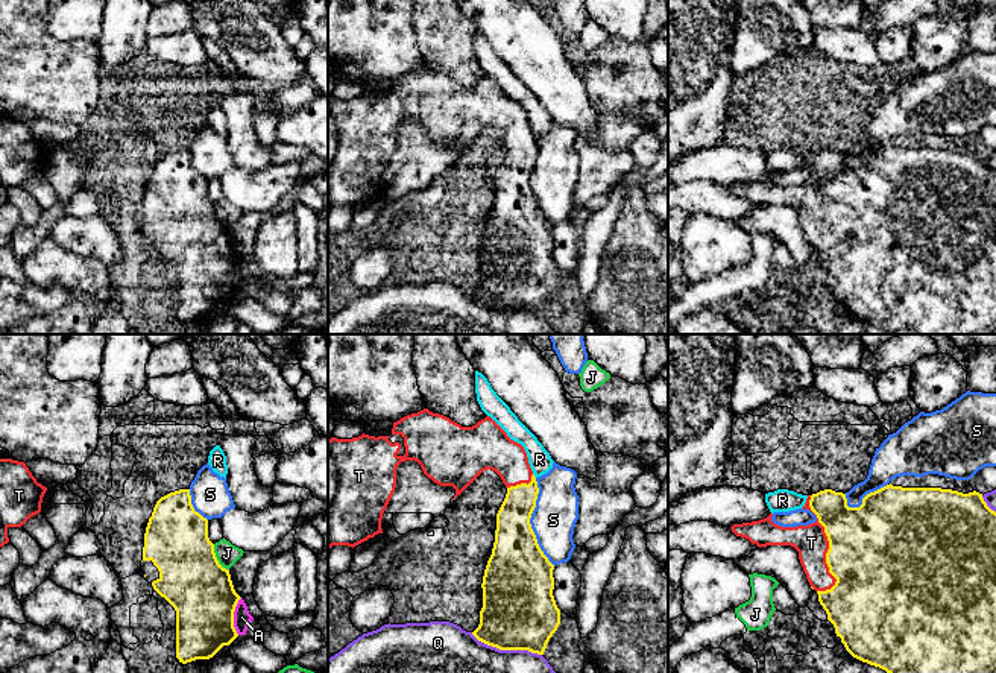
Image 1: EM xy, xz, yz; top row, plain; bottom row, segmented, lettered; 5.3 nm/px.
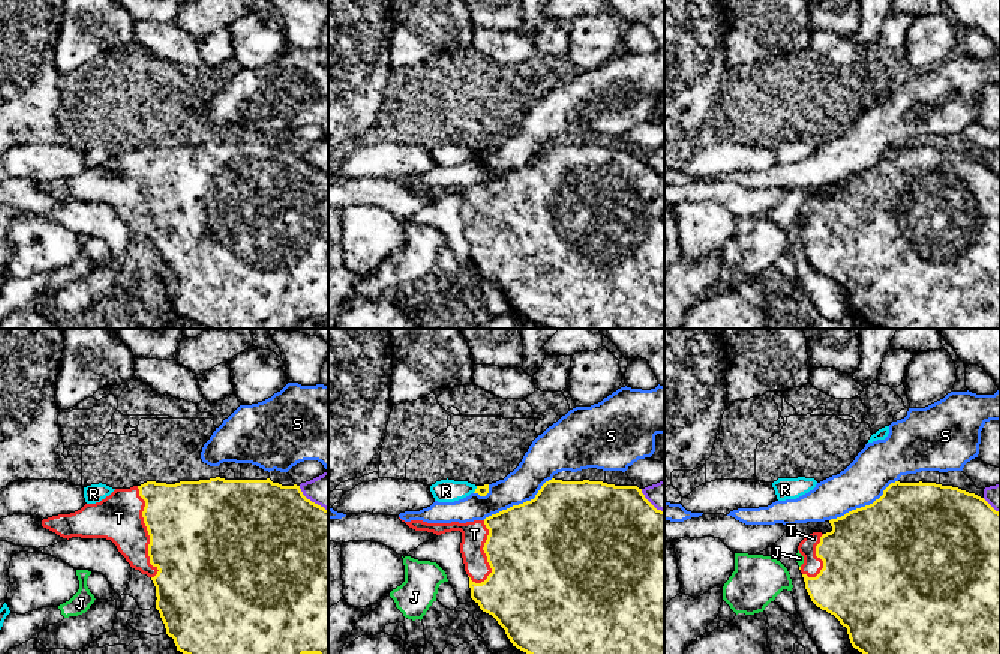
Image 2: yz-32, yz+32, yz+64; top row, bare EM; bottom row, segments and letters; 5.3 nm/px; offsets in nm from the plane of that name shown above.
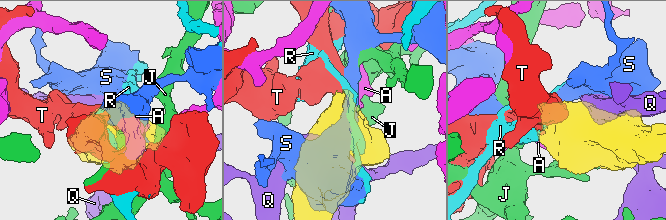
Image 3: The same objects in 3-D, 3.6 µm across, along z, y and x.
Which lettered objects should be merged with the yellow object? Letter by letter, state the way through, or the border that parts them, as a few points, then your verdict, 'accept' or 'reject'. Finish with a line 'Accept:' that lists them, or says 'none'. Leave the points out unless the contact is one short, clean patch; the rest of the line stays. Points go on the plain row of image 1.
A: border xy (240, 257), (234, 271), (234, 289), (237, 293); reject
J: reject
Q: reject
R: border xz (533, 132), (535, 137); reject
S: reject
T: accept
Accept: T

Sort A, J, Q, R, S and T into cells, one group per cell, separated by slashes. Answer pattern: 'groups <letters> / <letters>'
groups A / J / Q / R / S / T

